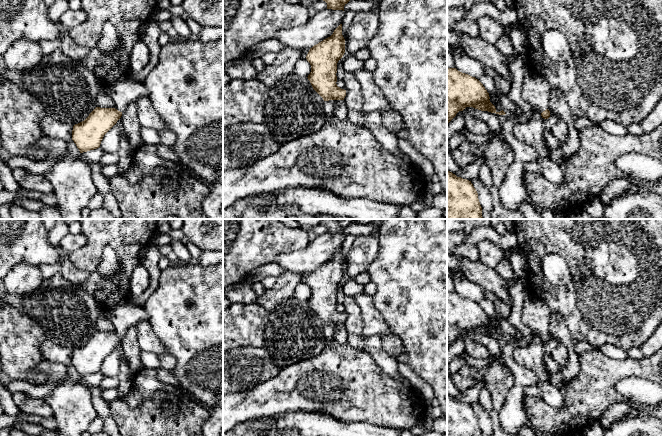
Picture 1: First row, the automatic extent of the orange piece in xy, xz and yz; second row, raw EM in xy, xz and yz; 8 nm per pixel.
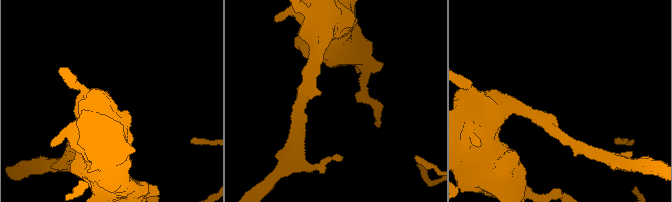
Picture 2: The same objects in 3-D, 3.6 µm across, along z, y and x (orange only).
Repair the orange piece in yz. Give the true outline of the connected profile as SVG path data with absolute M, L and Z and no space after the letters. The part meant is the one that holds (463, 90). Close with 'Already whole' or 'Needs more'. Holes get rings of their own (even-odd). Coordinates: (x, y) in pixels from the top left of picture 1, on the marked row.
M447 67L447 124L459 111L463 111L466 107L473 107L481 111L488 111L499 115L506 114L503 110L497 112L495 106L489 99L489 93L478 79L462 73L456 68Z. Already whole

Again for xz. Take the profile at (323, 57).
M342 24L333 34L310 48L306 59L311 65L308 75L313 89L324 101L344 100L346 90L337 86L337 63L345 53L345 39Z. Already whole

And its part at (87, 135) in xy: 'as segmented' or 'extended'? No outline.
extended

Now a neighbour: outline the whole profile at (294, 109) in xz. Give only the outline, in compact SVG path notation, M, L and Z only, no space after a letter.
M294 72L270 88L266 103L264 124L279 145L319 131L325 123L323 98L313 89L307 77L299 77Z

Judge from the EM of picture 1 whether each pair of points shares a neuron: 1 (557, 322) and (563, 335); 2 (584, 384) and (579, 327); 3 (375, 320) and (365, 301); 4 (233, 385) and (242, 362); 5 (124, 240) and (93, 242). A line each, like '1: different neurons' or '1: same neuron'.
1: same neuron
2: different neurons
3: same neuron
4: same neuron
5: same neuron

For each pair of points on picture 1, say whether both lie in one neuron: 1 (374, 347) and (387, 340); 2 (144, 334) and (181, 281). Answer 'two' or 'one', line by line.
1: two
2: two

